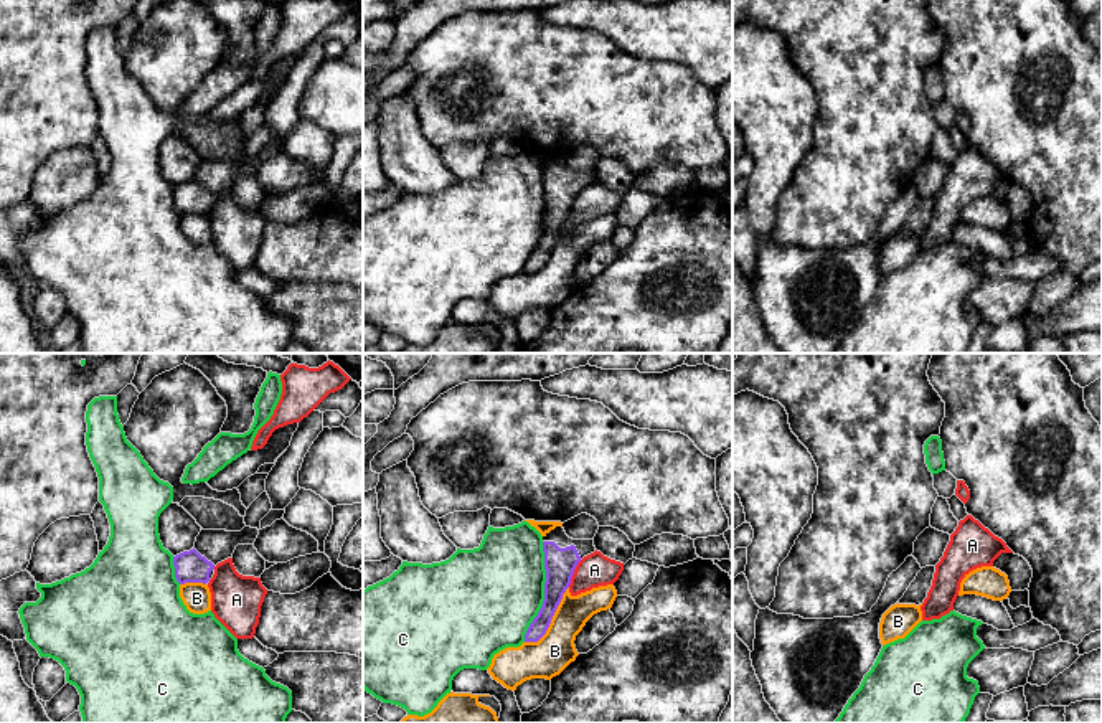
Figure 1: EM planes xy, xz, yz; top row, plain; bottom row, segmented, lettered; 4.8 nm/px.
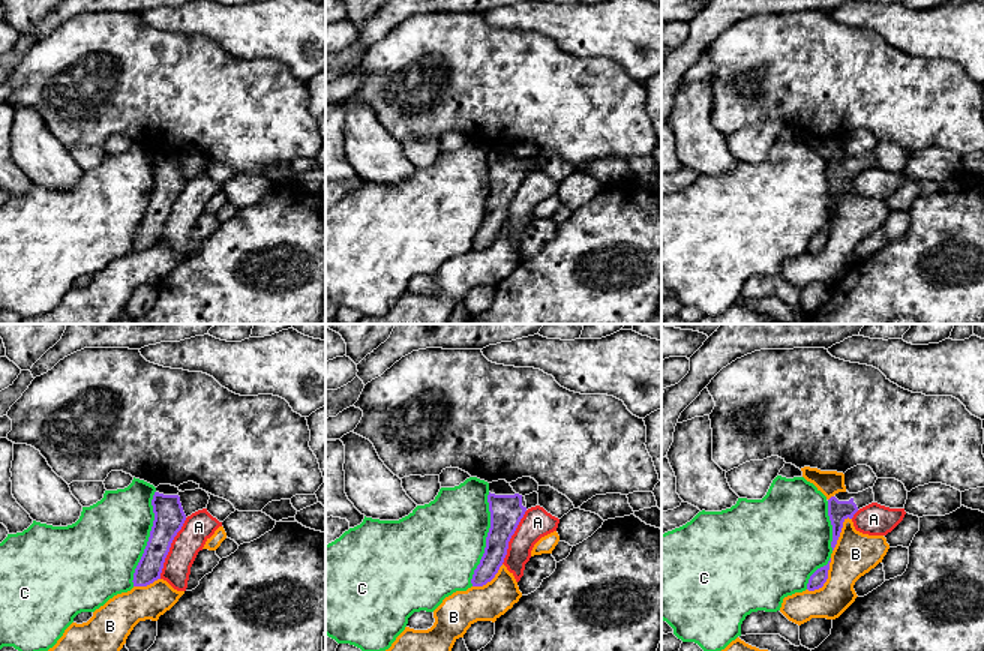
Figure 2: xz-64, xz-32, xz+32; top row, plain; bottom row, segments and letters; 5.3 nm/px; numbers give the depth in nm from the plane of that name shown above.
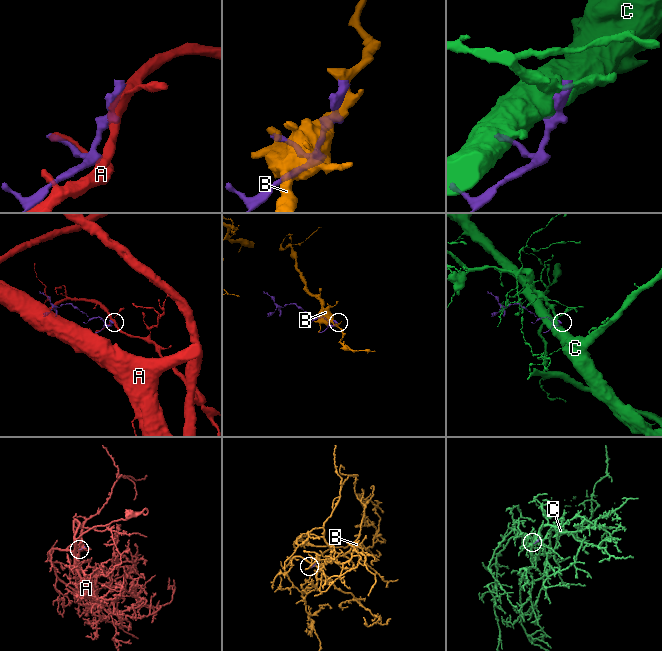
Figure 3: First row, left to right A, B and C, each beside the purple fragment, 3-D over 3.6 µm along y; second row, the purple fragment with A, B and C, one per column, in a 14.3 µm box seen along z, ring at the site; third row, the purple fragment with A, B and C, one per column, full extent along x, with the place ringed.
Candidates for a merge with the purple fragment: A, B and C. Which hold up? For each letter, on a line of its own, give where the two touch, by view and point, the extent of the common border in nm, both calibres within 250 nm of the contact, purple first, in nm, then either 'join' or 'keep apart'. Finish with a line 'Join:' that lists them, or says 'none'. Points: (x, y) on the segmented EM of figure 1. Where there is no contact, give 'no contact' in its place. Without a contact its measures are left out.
A: contact xz (573, 573); length 150 nm; calibres 160 and 160 nm; keep apart
B: contact xz (551, 618); length 360 nm; calibres 140 and 190 nm; keep apart
C: contact xz (545, 591); length 500 nm; calibres 160 and 460 nm; keep apart
Join: none

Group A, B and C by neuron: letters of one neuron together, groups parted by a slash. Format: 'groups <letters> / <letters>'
groups A / B / C

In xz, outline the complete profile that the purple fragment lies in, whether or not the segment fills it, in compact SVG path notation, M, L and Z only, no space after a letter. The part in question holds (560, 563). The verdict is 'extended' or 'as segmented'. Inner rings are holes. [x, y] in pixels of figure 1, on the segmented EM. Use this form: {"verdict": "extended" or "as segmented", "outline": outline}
{"verdict": "extended", "outline": "M556 527L543 536L543 551L546 569L544 601L525 634L525 642L538 642L546 634L577 563L594 553L596 546L594 540L572 540L563 527Z"}

